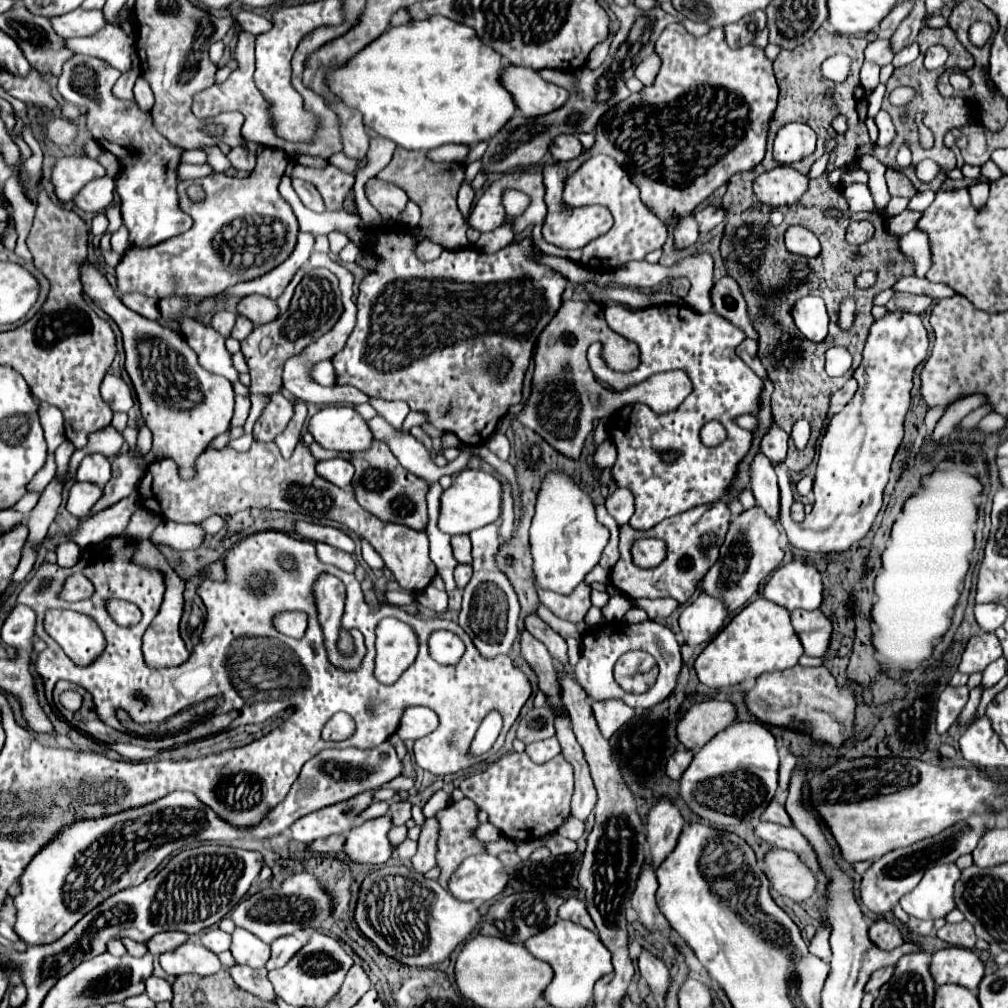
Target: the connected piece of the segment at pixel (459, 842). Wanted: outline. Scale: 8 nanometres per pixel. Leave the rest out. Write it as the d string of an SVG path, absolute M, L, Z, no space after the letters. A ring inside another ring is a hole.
M471 799L451 803L437 813L437 819L441 821L437 865L441 867L439 885L443 889L447 889L449 877L457 871L463 859L467 859L469 855L485 853L485 843L473 835L479 827L477 813L479 807Z

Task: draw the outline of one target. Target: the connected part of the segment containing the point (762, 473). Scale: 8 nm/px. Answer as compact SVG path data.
M761 451L749 463L749 477L751 477L751 491L755 501L769 513L769 517L779 517L779 487L777 475L773 471L773 463Z

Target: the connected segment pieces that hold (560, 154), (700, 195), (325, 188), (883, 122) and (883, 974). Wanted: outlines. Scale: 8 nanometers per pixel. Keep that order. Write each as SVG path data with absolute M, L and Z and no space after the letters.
M561 135L561 137L557 137L557 141L553 141L549 151L555 161L571 161L581 155L583 147L575 135Z
M671 23L659 35L655 51L661 57L657 81L643 87L639 93L631 93L621 105L609 109L603 121L597 123L595 137L597 141L603 141L603 153L611 155L633 179L639 181L643 205L663 223L675 225L673 245L677 251L683 251L695 245L699 237L699 229L691 217L693 209L727 183L731 175L751 171L763 161L767 127L775 111L779 87L773 77L773 63L765 57L763 49L753 45L747 45L745 49L729 49L721 27L711 29L703 37L693 37L681 23Z
M297 163L297 165L287 165L285 173L311 181L317 187L317 191L321 193L325 207L329 211L343 209L343 199L347 197L347 193L353 187L353 175L347 175L333 165L327 165L325 169L311 169L311 167L303 167Z
M879 111L875 117L875 125L877 125L879 134L876 144L881 147L887 147L895 137L895 127L891 123L891 117L887 111Z
M889 965L889 967L883 967L883 969L879 969L879 971L875 971L873 975L871 975L871 979L867 981L867 985L865 985L865 991L867 993L873 993L873 991L879 991L879 987L893 975L893 971L895 971L895 965Z

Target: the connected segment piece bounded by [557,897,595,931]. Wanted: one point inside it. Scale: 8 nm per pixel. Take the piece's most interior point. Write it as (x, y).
(573, 909)

